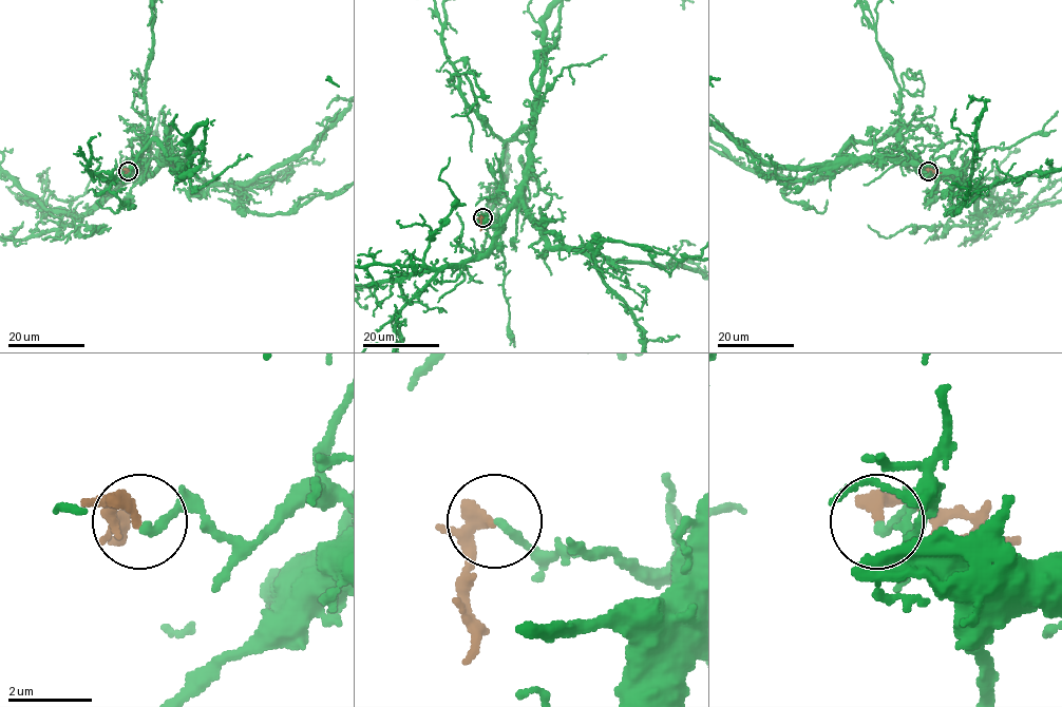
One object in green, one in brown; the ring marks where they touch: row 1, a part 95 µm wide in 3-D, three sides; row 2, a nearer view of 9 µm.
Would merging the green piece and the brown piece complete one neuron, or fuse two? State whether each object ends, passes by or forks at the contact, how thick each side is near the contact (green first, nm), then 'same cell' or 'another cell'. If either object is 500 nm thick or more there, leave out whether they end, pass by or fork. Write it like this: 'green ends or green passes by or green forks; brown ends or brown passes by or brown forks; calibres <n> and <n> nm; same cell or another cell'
green ends; brown passes by; calibres 200 and 240 nm; another cell

